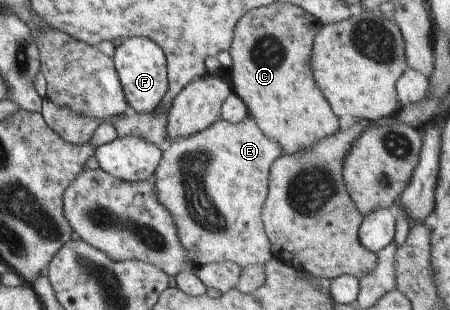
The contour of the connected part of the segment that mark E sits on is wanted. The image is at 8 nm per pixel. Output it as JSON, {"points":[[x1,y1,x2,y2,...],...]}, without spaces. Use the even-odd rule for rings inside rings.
{"points":[[249,115,235,125,219,119,195,135,175,139,162,152,163,159,154,173,157,201,171,213,177,237,195,266,231,262,242,270,249,265,264,265,273,257,272,242,263,229,261,209,267,199,271,165,282,153,281,145,269,139]]}

